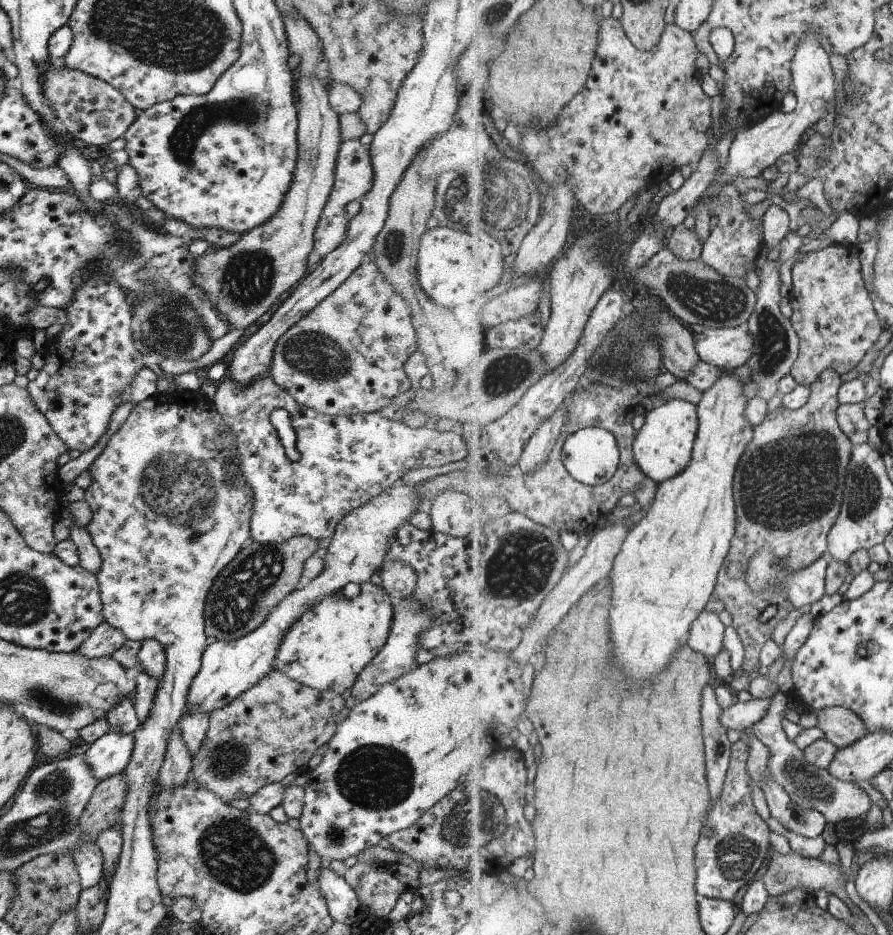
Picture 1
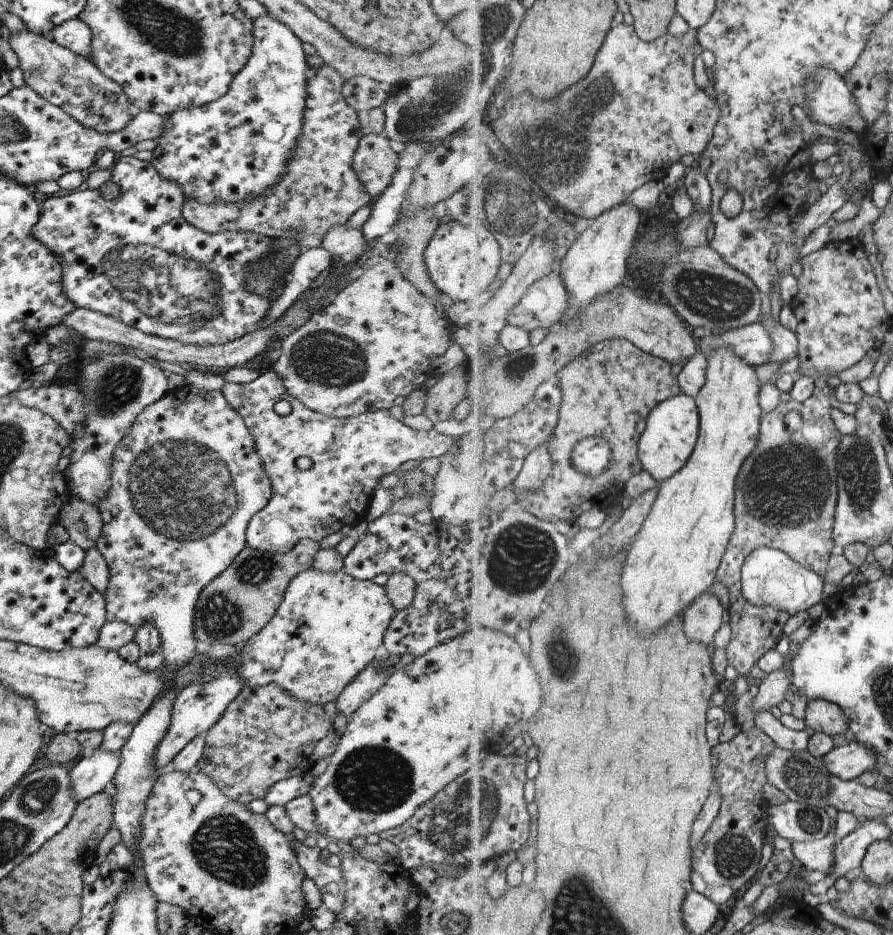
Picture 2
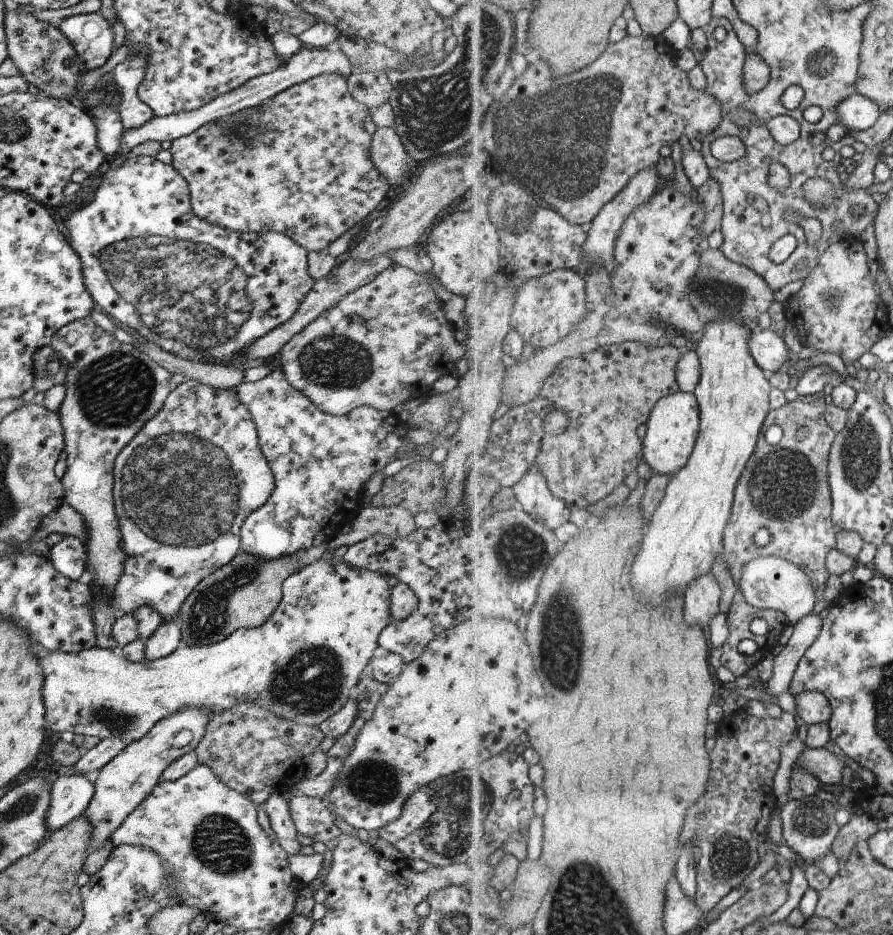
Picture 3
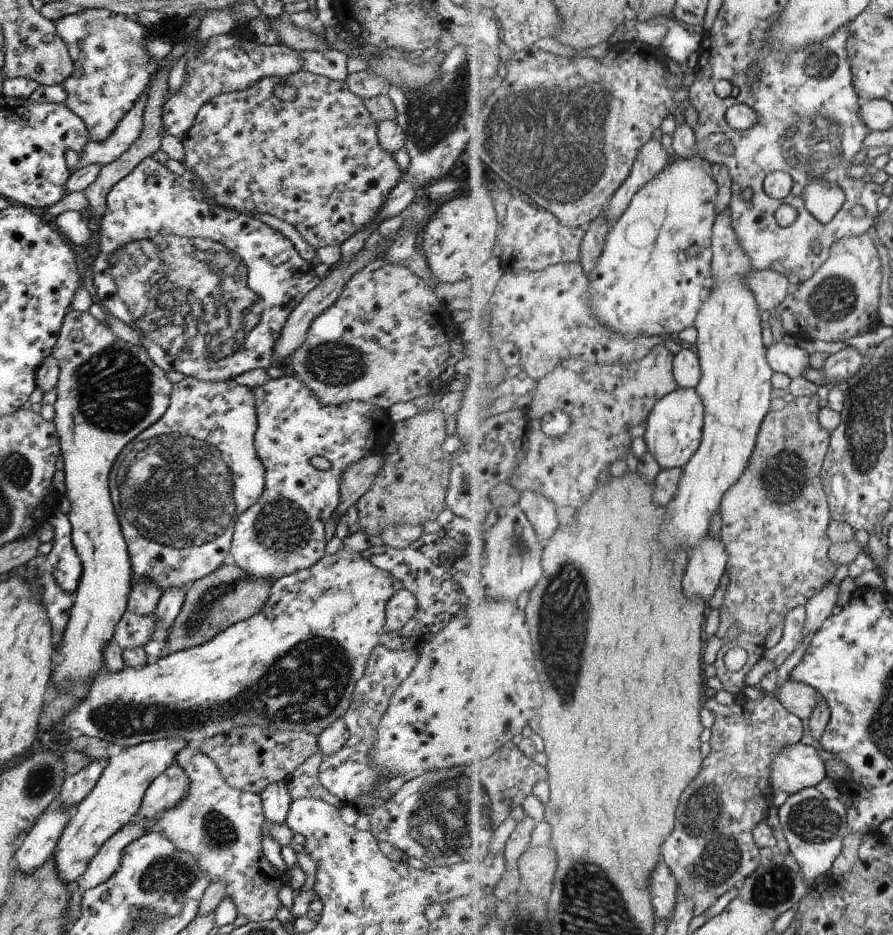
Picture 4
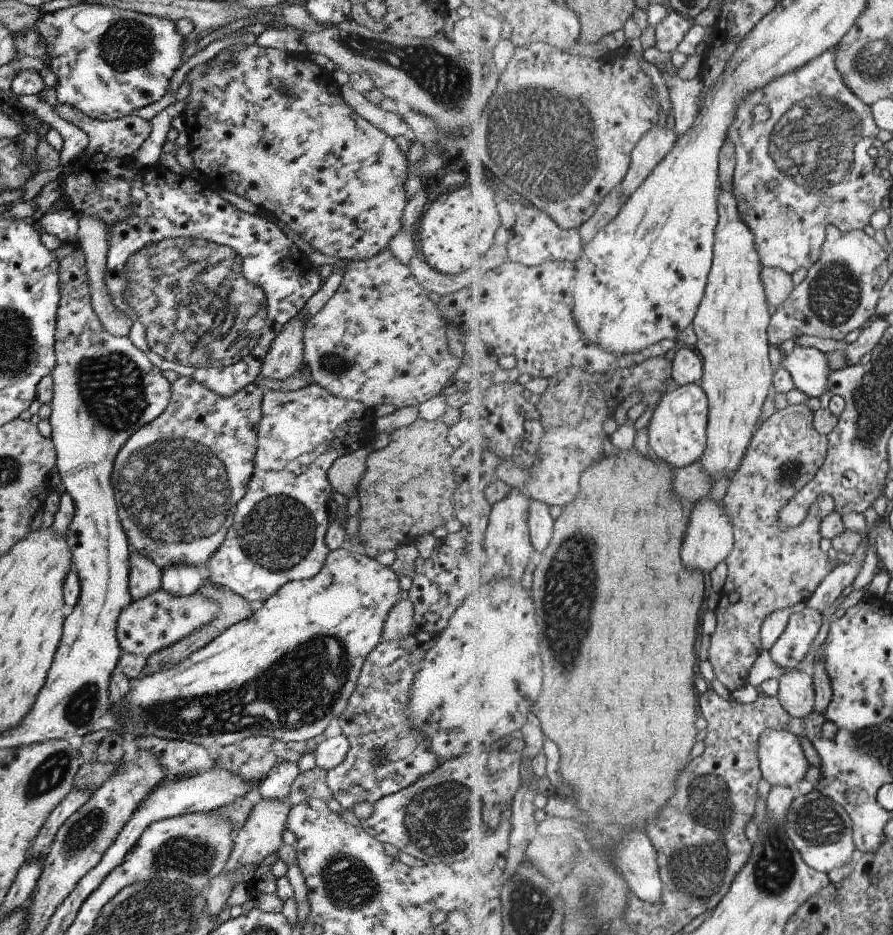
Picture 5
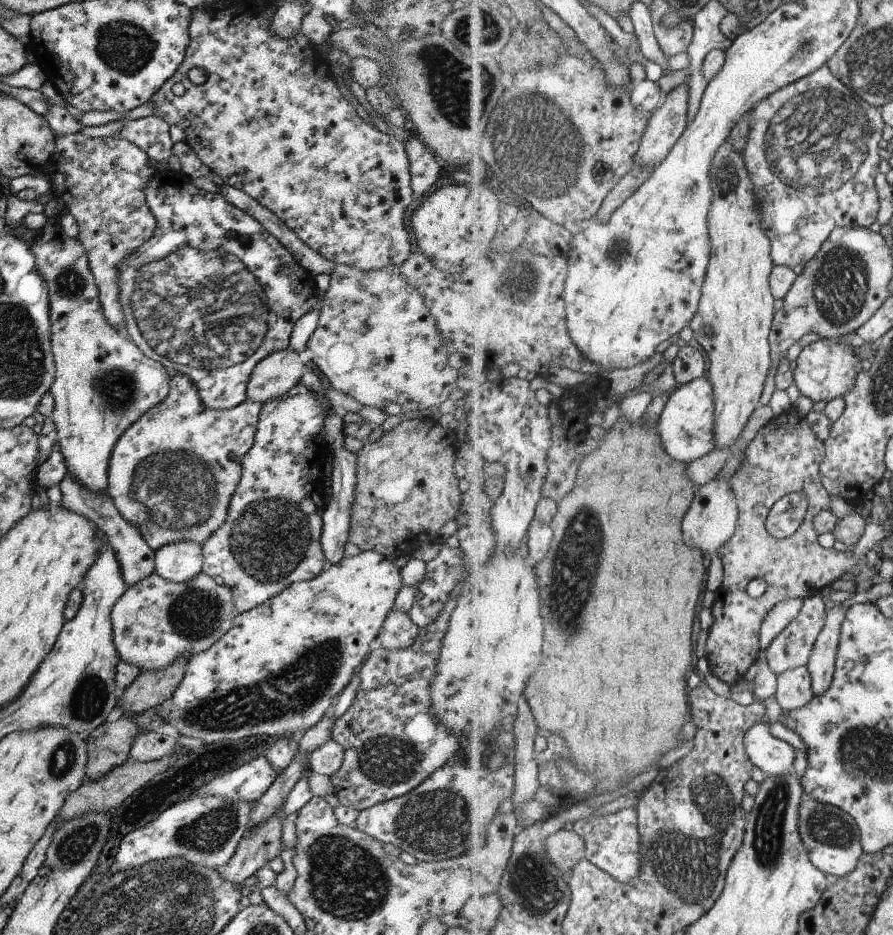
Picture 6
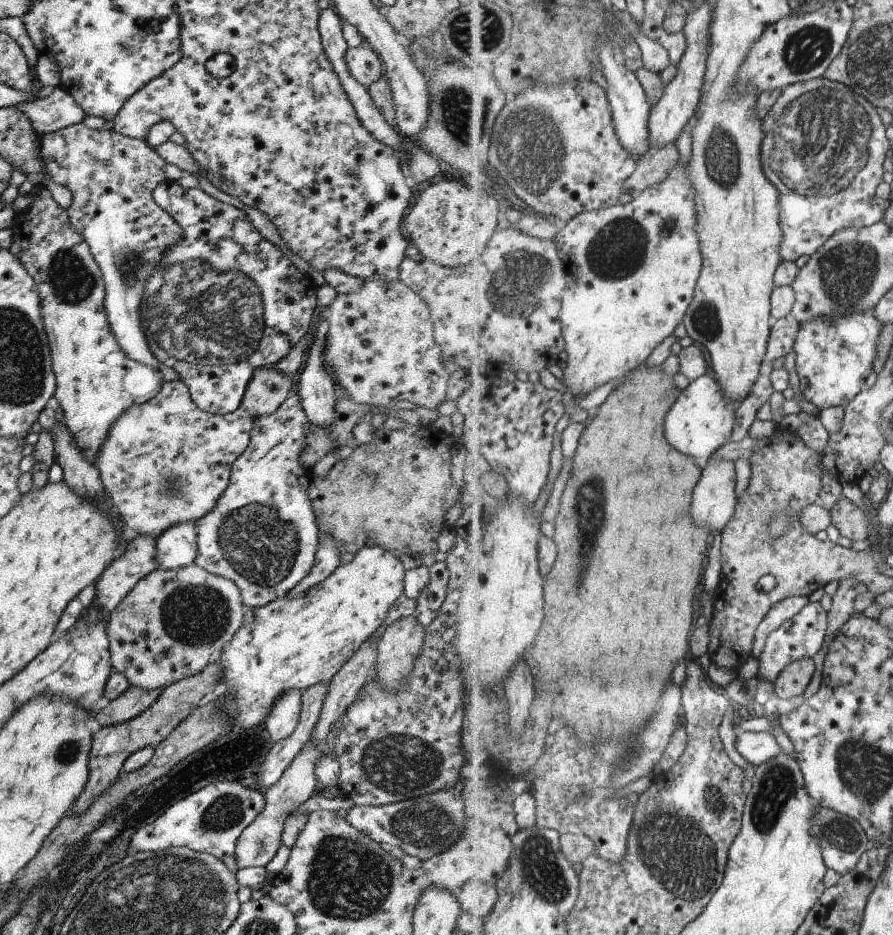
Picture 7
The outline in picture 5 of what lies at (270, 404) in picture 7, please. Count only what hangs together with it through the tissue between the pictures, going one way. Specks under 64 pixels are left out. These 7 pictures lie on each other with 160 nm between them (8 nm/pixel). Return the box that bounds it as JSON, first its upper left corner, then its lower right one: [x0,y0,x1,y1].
[259,312,305,380]

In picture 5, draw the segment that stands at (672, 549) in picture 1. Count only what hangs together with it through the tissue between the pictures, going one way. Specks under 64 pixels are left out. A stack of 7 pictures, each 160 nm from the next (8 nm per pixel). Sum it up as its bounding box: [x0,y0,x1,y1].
[692,181,774,481]

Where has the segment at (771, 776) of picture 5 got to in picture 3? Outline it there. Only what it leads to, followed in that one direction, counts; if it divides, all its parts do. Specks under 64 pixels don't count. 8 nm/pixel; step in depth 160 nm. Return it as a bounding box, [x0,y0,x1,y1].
[796,744,846,784]

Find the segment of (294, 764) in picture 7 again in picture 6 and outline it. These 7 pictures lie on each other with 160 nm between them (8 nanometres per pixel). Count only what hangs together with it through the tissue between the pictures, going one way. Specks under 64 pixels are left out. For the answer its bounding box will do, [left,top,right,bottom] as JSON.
[219,809,282,886]

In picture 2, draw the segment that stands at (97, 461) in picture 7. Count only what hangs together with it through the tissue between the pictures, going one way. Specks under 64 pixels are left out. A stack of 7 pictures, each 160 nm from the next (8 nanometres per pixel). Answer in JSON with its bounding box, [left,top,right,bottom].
[95,383,271,684]

